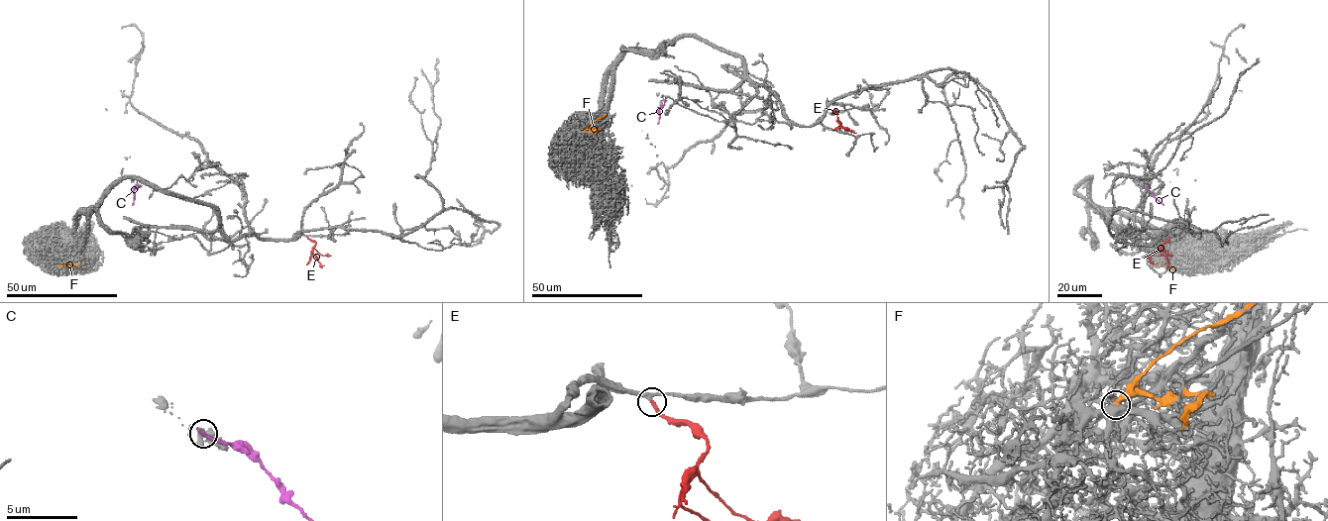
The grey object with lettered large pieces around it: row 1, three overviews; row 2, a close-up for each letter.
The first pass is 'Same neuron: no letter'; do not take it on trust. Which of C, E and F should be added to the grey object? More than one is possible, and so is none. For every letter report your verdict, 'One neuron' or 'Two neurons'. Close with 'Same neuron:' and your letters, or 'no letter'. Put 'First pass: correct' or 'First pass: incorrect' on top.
First pass: incorrect
C: Two neurons
E: One neuron
F: Two neurons
Same neuron: E

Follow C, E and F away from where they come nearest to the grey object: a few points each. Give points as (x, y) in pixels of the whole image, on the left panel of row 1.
C: (140, 186), (134, 188), (132, 205)
E: (307, 237), (315, 243), (311, 253), (323, 264)
F: (58, 264), (81, 264)

